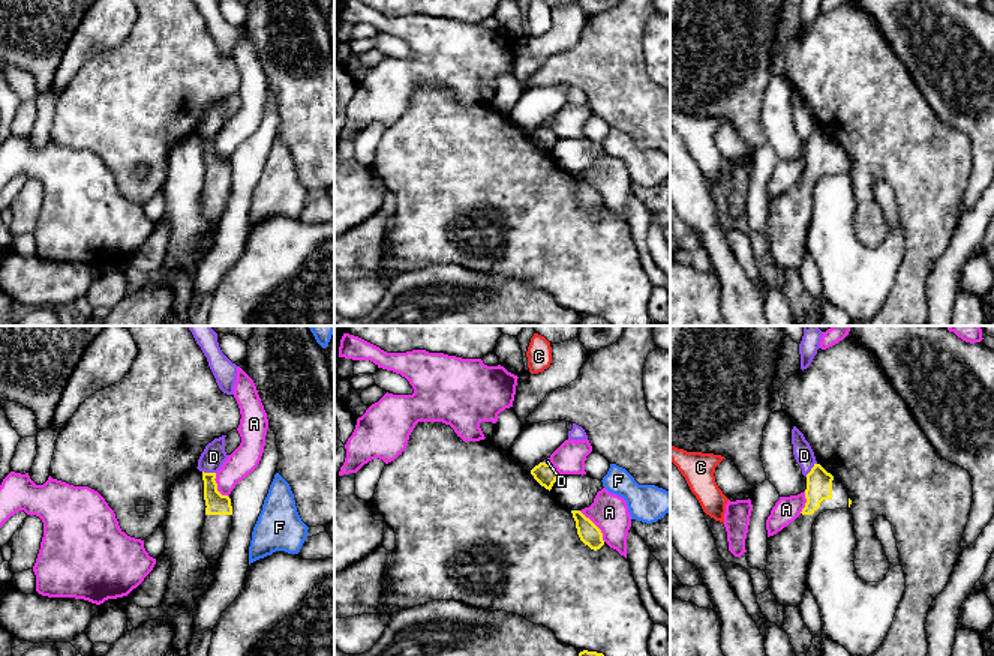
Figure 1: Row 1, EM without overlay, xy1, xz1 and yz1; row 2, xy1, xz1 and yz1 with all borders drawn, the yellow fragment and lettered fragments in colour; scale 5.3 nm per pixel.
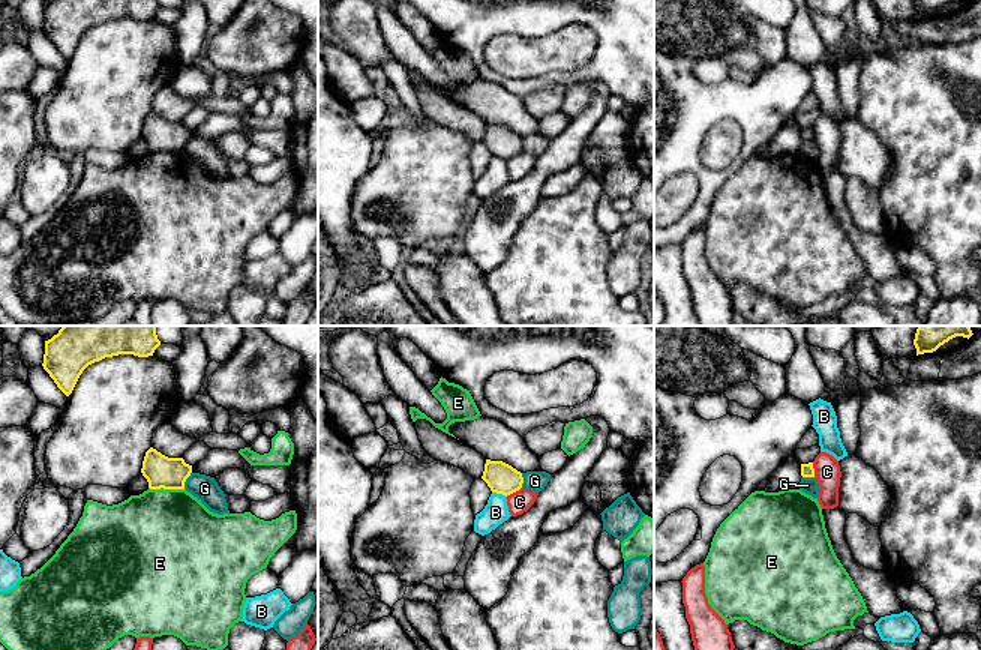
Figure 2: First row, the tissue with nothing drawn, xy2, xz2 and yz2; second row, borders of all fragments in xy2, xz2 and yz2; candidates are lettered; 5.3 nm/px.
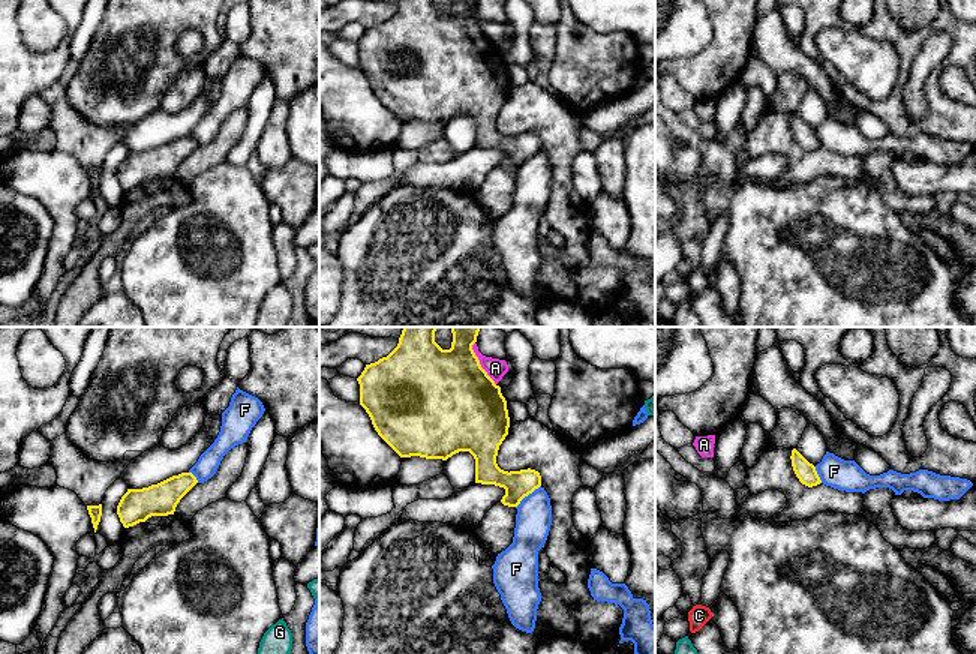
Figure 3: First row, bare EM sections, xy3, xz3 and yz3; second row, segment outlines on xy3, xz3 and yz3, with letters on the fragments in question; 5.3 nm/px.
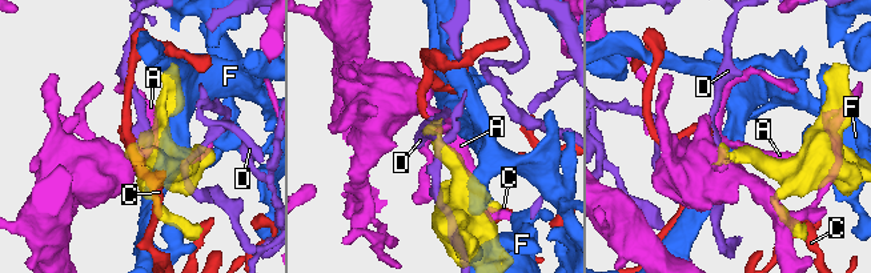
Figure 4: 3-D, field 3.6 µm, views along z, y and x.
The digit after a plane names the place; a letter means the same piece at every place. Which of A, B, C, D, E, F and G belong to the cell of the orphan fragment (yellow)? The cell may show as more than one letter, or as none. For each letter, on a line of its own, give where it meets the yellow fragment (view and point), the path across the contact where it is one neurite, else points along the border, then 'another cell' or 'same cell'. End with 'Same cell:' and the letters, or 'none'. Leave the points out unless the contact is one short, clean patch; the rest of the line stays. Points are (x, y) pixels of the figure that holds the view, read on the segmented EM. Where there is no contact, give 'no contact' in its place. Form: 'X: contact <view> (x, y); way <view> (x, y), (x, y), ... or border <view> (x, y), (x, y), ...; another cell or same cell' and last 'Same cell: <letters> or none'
A: contact xz3 (479, 363); another cell
B: contact xz2 (500, 493); border xz2 (492, 491), (506, 496); another cell
C: contact xz2 (513, 491); border xz2 (521, 487), (506, 497); another cell
D: contact yz1 (811, 470); border yz1 (816, 463), (805, 476); another cell
E: contact xy2 (167, 488); border xy2 (149, 487), (183, 490); another cell
F: contact xz3 (526, 495); border xz3 (540, 485), (516, 507); another cell
G: contact xy2 (185, 481); border xy2 (191, 472), (183, 488); another cell
Same cell: none

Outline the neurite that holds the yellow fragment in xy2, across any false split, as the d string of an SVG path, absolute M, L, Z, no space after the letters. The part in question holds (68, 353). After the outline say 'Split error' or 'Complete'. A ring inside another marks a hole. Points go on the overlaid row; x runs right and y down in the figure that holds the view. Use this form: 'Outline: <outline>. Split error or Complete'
Outline: M63 326L45 341L42 366L69 396L88 365L118 354L148 357L159 345L156 326Z. Complete

